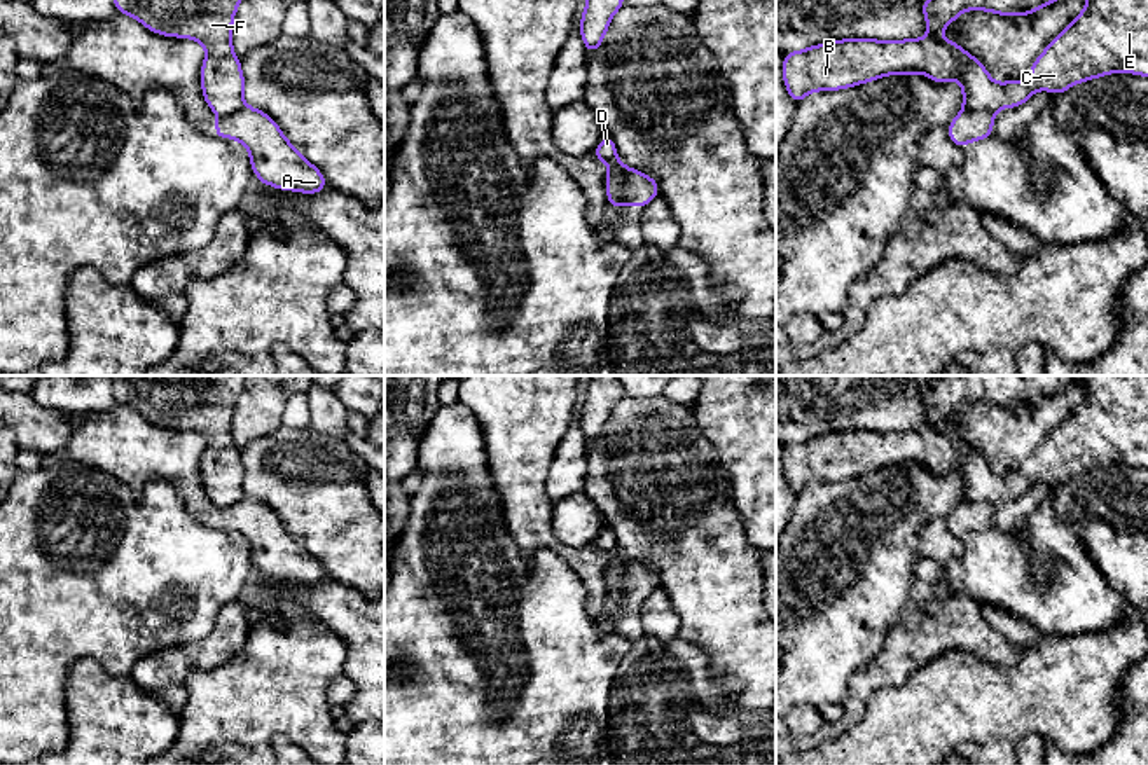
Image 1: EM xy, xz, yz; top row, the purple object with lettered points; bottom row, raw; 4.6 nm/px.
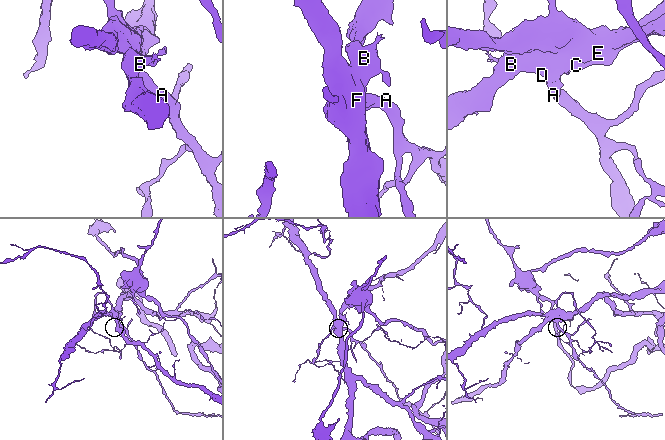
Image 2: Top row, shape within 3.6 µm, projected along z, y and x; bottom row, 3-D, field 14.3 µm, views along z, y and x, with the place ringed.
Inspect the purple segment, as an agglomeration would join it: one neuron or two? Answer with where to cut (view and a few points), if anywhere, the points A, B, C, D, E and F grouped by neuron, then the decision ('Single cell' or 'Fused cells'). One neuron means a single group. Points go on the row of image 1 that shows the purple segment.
Split along xz (617, 158), (615, 165), (624, 179), (624, 196), (629, 201). Groups: A / B C D E F. Fused cells

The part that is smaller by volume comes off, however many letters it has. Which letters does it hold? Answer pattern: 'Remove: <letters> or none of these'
Remove: A

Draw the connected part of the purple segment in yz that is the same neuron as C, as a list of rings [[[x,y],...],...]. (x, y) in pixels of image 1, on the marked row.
[[[923,0],[921,9],[928,35],[905,40],[842,38],[783,54],[783,82],[797,105],[814,91],[839,91],[872,82],[888,75],[923,73],[937,84],[958,79],[963,89],[963,108],[996,114],[999,108],[1024,105],[1036,91],[1047,89],[1054,96],[1071,86],[1125,72],[1148,77],[1148,0],[1087,0],[1083,10],[1057,35],[1034,59],[1029,84],[1019,79],[998,84],[987,68],[959,44],[938,37],[965,10],[987,10],[1006,17],[1033,16],[1040,7],[1057,0]]]

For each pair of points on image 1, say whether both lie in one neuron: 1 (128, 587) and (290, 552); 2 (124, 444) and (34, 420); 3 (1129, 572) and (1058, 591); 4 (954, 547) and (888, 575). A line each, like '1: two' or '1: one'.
1: two
2: two
3: two
4: two

